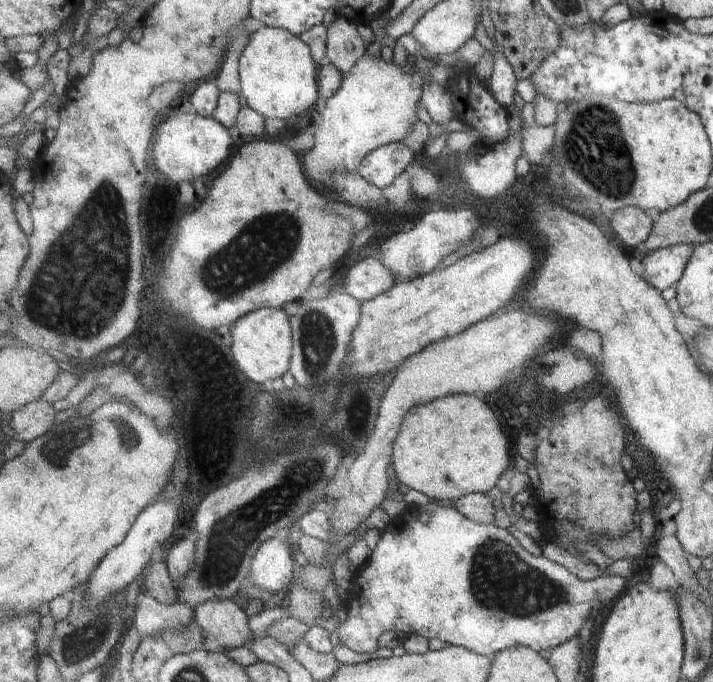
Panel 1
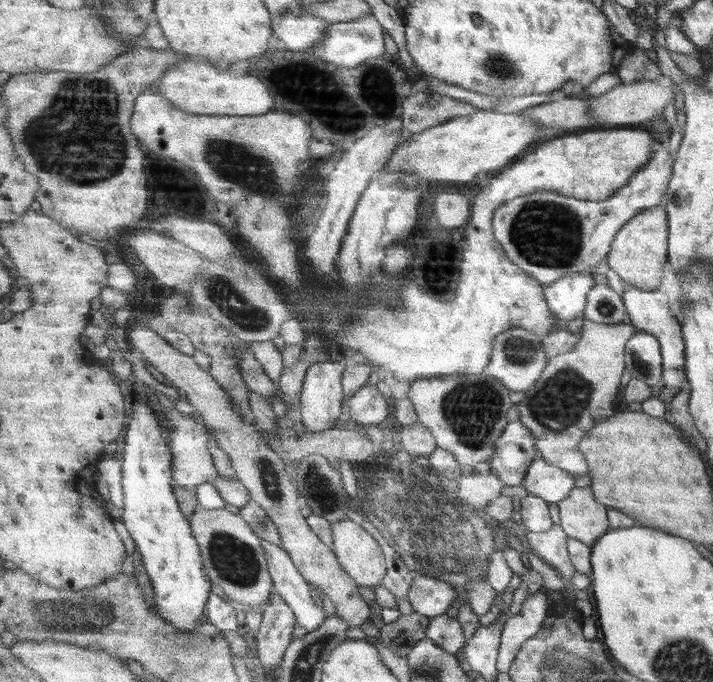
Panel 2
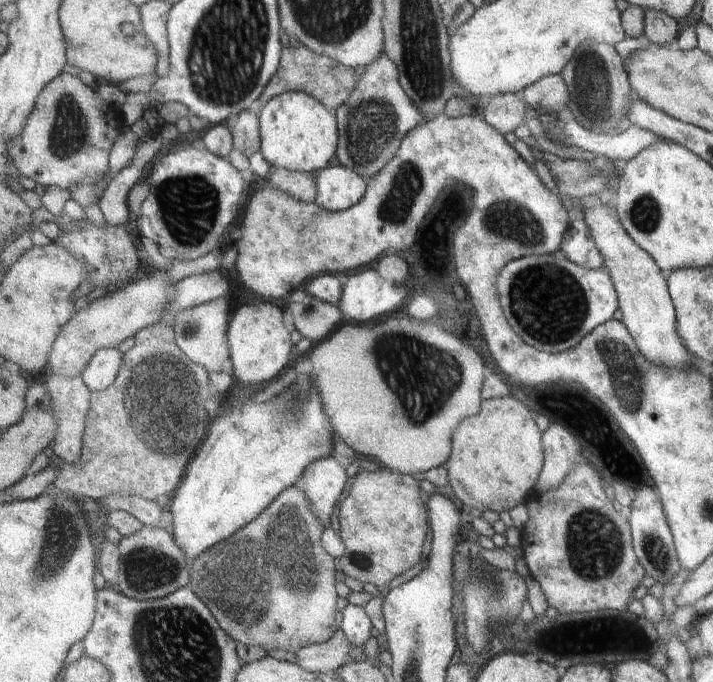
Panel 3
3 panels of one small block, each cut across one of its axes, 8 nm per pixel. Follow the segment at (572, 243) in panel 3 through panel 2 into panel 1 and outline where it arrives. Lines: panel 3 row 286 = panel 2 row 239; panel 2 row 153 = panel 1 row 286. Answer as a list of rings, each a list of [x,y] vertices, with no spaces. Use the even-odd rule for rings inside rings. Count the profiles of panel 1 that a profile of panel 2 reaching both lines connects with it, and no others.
[[[673,245],[671,248],[664,248],[648,253],[643,259],[644,272],[647,282],[660,290],[671,288],[682,276],[689,256],[691,256],[692,245]]]

